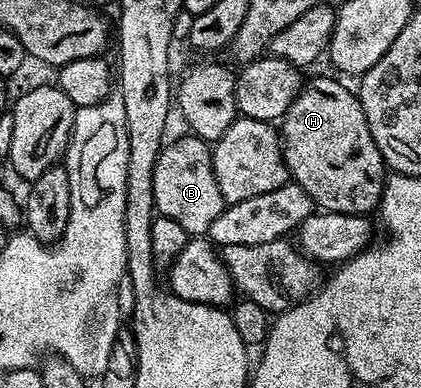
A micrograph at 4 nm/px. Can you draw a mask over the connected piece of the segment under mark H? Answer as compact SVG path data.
M331 76L308 79L283 115L281 139L287 174L309 194L316 209L354 216L371 214L383 194L383 155L369 134L358 95L350 92L342 79Z

